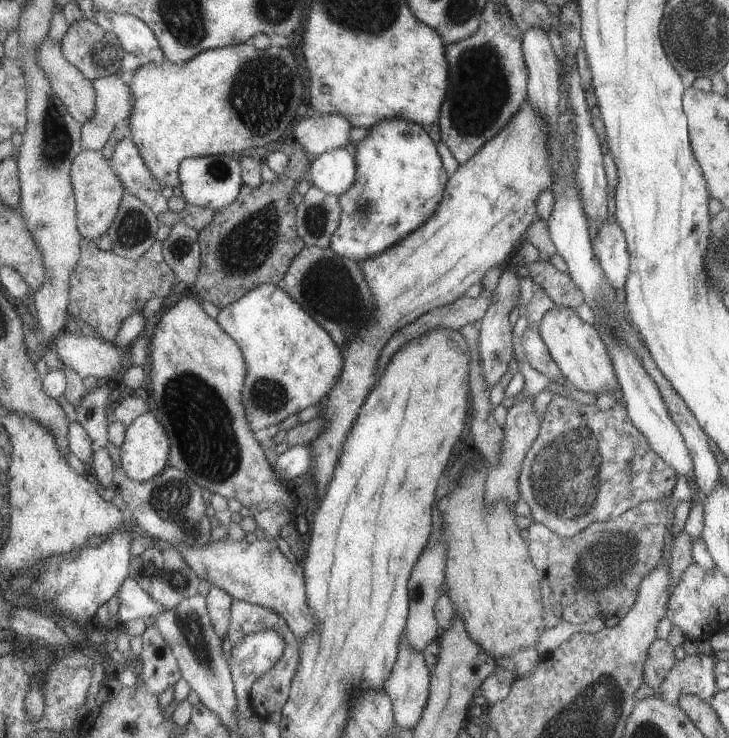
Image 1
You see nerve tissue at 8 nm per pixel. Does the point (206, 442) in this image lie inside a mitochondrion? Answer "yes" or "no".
yes

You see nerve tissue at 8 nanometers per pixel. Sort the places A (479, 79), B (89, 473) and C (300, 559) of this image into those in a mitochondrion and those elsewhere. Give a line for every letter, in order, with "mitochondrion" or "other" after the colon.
A: mitochondrion
B: other
C: other

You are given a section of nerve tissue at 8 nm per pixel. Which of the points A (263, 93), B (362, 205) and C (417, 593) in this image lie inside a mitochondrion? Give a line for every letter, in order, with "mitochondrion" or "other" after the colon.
A: mitochondrion
B: mitochondrion
C: other

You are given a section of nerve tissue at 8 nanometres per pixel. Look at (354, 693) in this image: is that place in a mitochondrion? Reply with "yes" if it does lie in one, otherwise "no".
no

